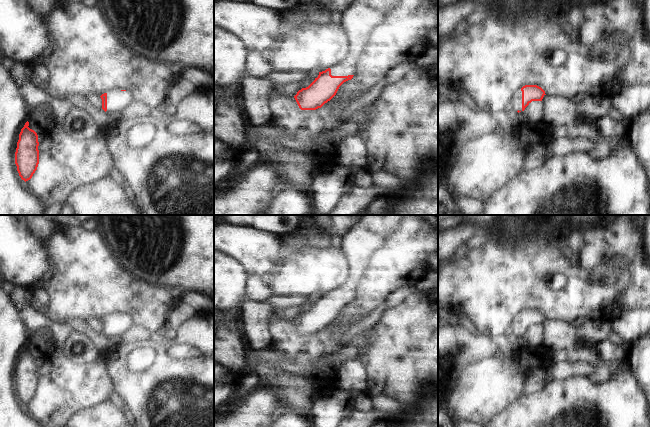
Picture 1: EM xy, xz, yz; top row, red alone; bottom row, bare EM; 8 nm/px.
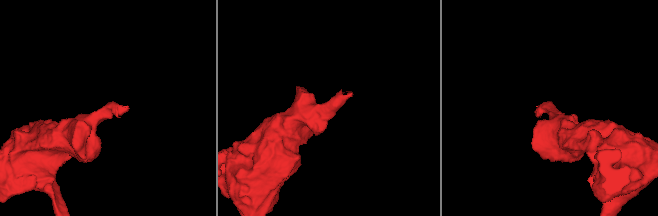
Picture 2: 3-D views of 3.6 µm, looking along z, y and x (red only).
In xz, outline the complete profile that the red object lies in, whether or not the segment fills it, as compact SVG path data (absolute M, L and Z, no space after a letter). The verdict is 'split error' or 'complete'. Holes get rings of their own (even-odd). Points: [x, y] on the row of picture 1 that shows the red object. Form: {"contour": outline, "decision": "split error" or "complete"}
{"contour": "M354 0L347 7L341 18L348 40L350 55L325 71L319 72L315 80L306 88L302 88L294 96L301 110L316 110L330 101L339 87L351 80L355 74L355 56L360 53L370 32L383 22L387 11L398 0Z", "decision": "split error"}

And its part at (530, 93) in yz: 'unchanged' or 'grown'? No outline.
grown

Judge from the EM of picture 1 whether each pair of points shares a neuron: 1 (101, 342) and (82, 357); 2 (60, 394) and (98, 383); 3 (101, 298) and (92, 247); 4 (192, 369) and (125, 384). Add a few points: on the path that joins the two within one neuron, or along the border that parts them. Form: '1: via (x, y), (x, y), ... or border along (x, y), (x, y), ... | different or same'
1: border along (76, 332), (84, 332), (101, 353) | different
2: via (69, 387), (89, 384) | same
3: via (92, 285), (92, 260) | same
4: via (175, 376), (159, 379), (153, 384), (142, 384) | same

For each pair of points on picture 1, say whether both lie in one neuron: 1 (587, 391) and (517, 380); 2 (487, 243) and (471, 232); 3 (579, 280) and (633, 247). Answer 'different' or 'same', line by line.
1: different
2: different
3: different

